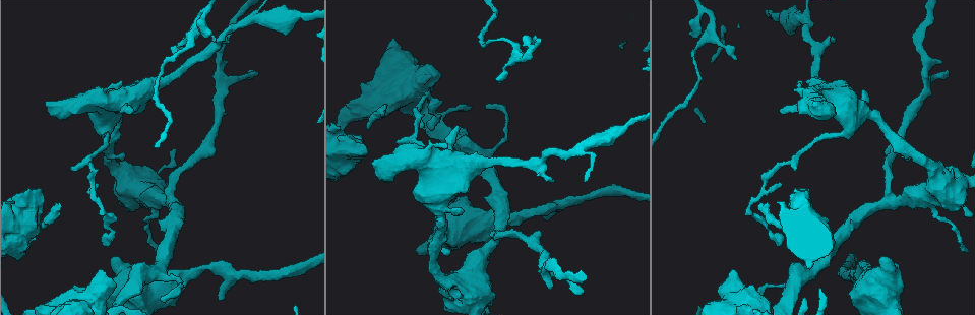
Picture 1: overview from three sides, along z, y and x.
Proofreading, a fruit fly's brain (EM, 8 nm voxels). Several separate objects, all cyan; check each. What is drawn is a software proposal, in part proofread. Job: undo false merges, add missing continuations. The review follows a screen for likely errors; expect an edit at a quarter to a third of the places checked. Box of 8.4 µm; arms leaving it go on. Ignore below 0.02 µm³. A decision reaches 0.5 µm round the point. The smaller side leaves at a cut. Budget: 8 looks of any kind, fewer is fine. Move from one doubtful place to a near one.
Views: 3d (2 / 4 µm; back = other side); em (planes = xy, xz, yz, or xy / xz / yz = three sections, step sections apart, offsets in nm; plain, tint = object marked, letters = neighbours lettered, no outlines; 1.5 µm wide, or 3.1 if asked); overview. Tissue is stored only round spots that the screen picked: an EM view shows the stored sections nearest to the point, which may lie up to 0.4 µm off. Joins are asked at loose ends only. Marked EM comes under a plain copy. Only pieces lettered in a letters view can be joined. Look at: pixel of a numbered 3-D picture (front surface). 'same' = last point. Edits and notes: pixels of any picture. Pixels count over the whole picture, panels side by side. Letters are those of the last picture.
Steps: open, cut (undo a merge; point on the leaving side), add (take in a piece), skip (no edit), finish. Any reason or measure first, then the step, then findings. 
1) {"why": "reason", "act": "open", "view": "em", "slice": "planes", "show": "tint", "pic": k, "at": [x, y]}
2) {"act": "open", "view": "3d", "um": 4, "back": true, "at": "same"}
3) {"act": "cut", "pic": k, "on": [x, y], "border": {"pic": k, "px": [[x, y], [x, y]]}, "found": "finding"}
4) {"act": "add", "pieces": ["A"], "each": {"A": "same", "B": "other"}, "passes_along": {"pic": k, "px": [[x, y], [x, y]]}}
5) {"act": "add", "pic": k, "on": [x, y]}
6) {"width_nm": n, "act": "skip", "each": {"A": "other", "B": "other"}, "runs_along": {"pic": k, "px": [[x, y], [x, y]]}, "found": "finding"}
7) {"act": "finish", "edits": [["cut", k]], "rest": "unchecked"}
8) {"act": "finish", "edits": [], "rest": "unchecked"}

{"why": "branch stops here", "act": "open", "view": "em", "slice": "yz", "step": 8, "show": "tint", "pic": 1, "at": [545, 218]}

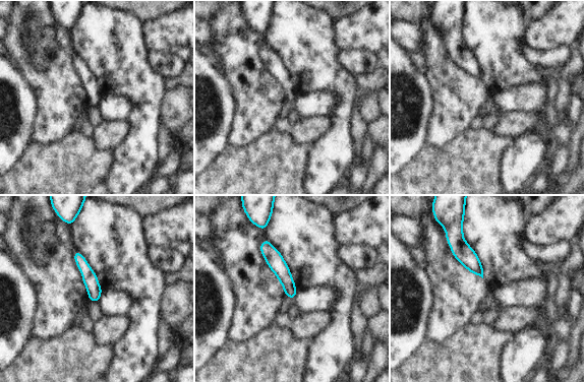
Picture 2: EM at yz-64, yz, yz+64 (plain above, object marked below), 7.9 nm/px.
{"act": "open", "view": "em", "slice": "planes", "show": "letters", "at": "same"}

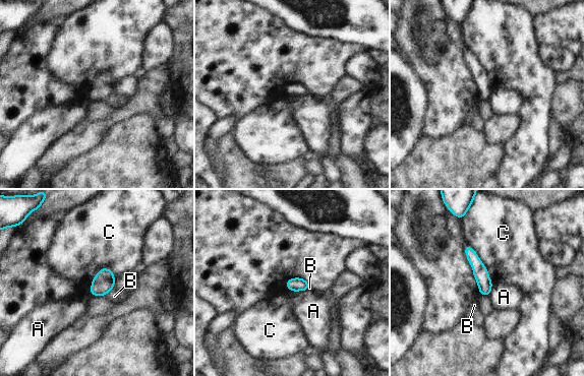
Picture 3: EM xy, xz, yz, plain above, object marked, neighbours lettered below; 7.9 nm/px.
{"width_nm": 100, "act": "skip", "each": {"A": "other", "B": "other", "C": "other"}, "runs_along": {"pic": 3, "px": [[467, 249], [479, 269], [485, 293]]}, "found": "no lettered piece goes on from it"}

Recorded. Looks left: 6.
{"why": "a narrow waist", "act": "open", "view": "em", "slice": "planes", "show": "letters", "pic": 1, "at": [88, 163]}

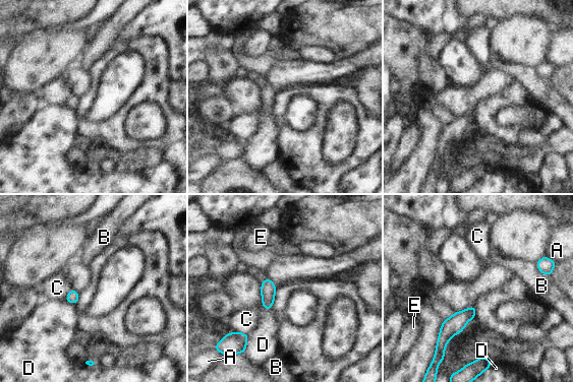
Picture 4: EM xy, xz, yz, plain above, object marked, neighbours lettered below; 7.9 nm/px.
{"width_nm": 90, "longest_contact_nm": ["D", 220], "act": "skip", "each": {"A": "other", "B": "other", "C": "other", "D": "other", "E": "other"}, "found": "continuous, no second neuron"}

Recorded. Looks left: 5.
{"why": "branch stops here", "act": "open", "view": "3d", "um": 2, "pic": 1, "at": [131, 111]}

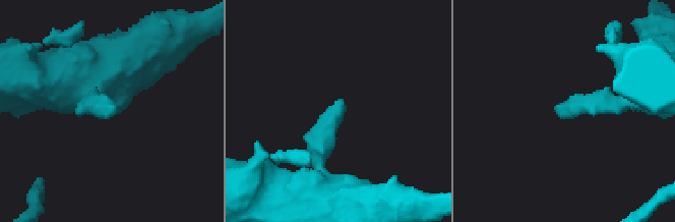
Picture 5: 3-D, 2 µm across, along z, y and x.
{"act": "open", "view": "em", "slice": "planes", "show": "letters", "pic": 5, "at": [558, 104]}

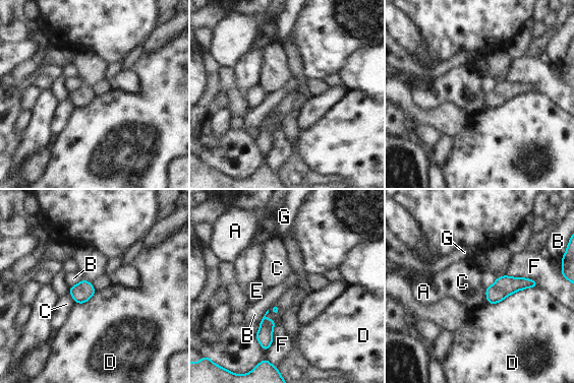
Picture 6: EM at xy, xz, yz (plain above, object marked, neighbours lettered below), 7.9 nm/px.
{"act": "skip", "each": {"A": "other", "B": "other", "C": "other", "D": "other", "E": "other", "F": "other", "G": "other"}, "border": {"pic": 6, "px": [[268, 309], [259, 323]]}, "found": "none of them fits"}

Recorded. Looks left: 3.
{"act": "finish", "edits": [], "rest": "unchecked"}

